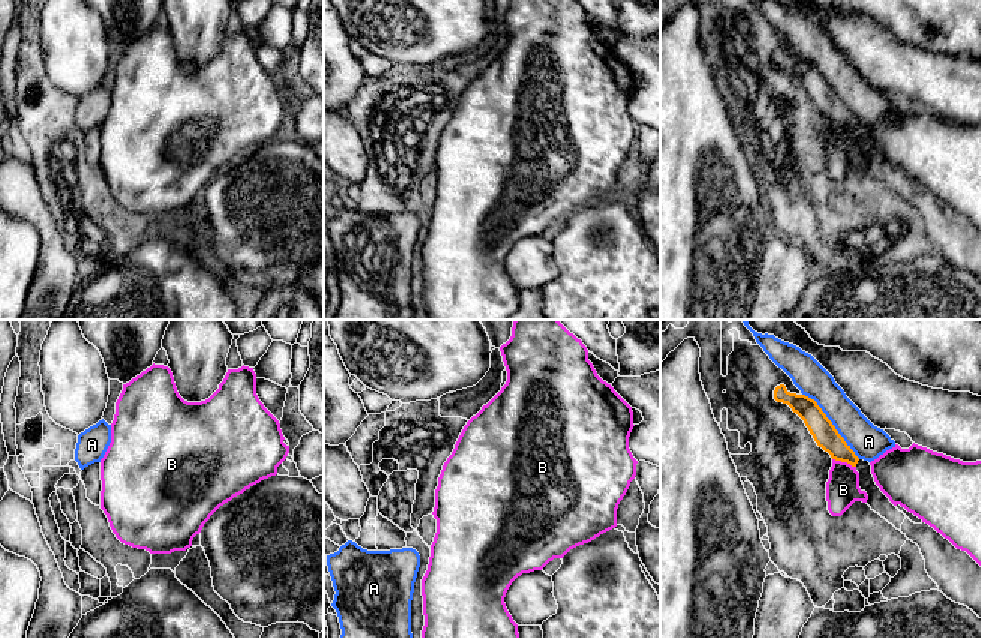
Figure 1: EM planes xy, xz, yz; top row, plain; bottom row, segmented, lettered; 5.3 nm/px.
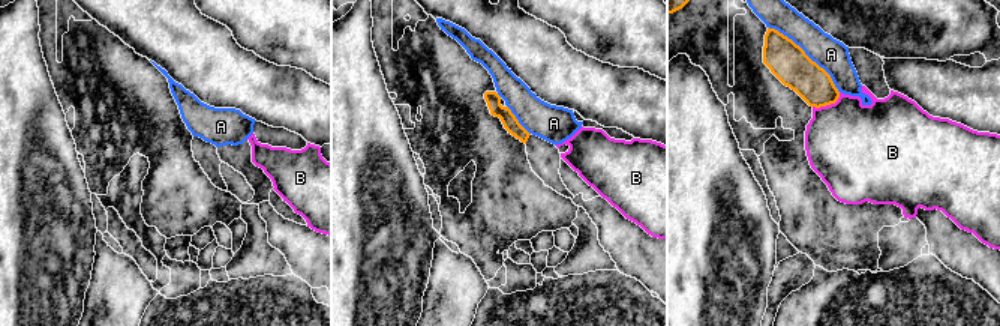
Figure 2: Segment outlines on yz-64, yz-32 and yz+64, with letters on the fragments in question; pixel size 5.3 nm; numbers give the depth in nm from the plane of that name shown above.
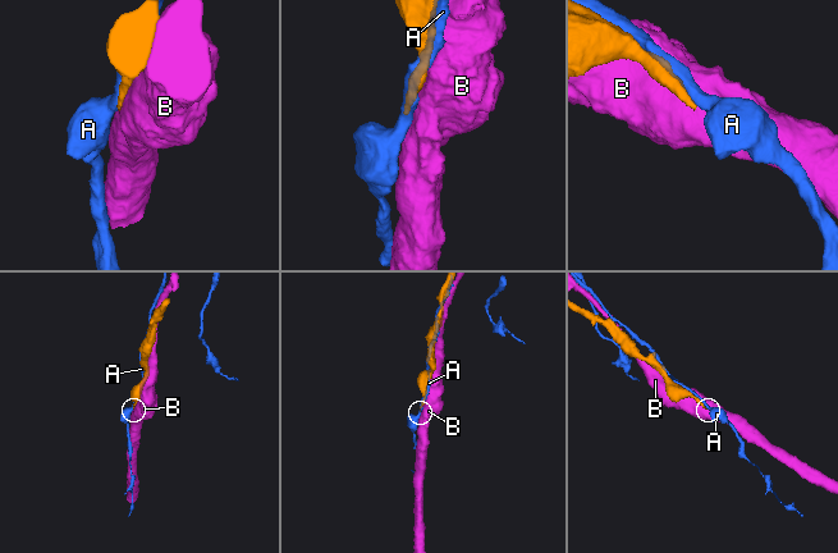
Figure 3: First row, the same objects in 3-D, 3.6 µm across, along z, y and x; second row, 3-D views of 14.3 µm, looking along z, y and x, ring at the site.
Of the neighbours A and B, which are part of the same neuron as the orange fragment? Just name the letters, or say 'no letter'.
no letter

